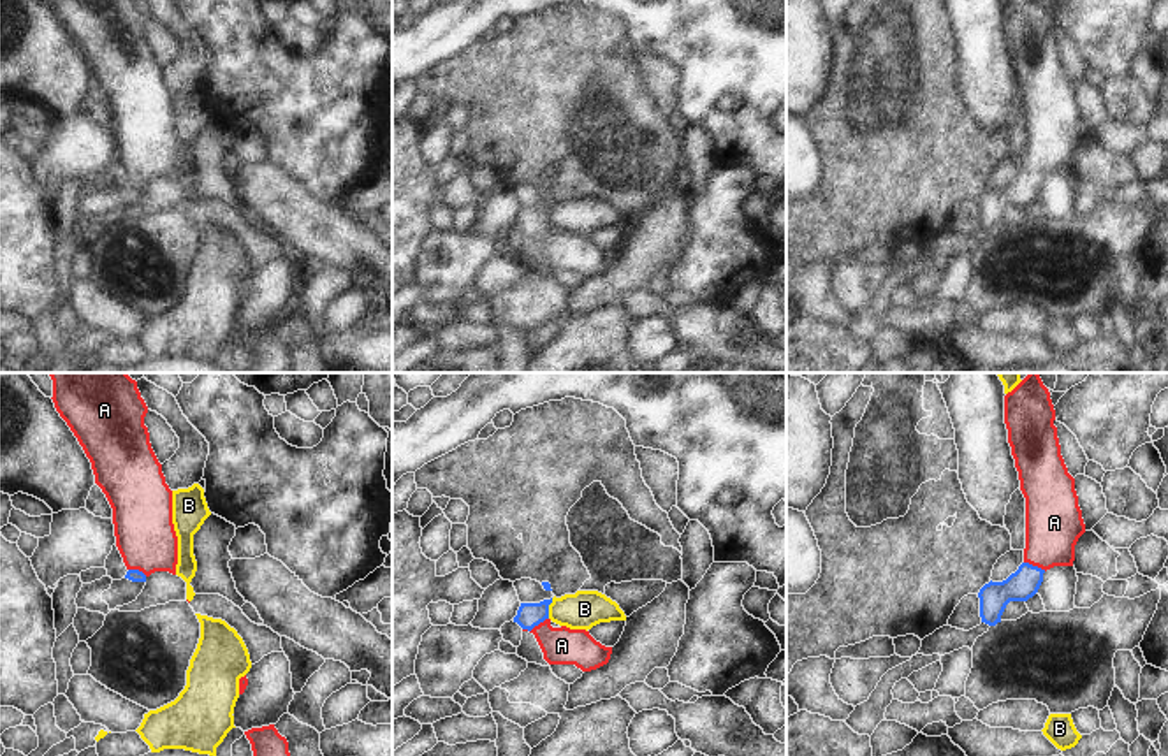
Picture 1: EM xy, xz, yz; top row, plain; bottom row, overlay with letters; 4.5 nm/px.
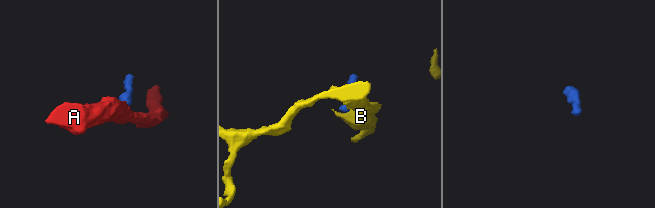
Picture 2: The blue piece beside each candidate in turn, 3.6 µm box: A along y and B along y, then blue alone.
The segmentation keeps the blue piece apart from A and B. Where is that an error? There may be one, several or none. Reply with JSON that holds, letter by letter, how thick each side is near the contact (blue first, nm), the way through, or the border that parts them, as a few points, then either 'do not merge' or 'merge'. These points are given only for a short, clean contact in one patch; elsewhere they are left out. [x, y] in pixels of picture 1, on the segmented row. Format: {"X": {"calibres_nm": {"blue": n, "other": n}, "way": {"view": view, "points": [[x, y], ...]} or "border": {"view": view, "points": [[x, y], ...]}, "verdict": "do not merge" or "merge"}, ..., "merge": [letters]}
{"A": {"calibres_nm": {"blue": 110, "other": 180}, "way": {"view": "xz", "points": [[528, 616], [535, 625], [562, 646]]}, "verdict": "merge"}, "B": {"calibres_nm": {"blue": 110, "other": 170}, "border": {"view": "xz", "points": [[553, 598], [547, 617]]}, "verdict": "do not merge"}, "merge": ["A"]}

